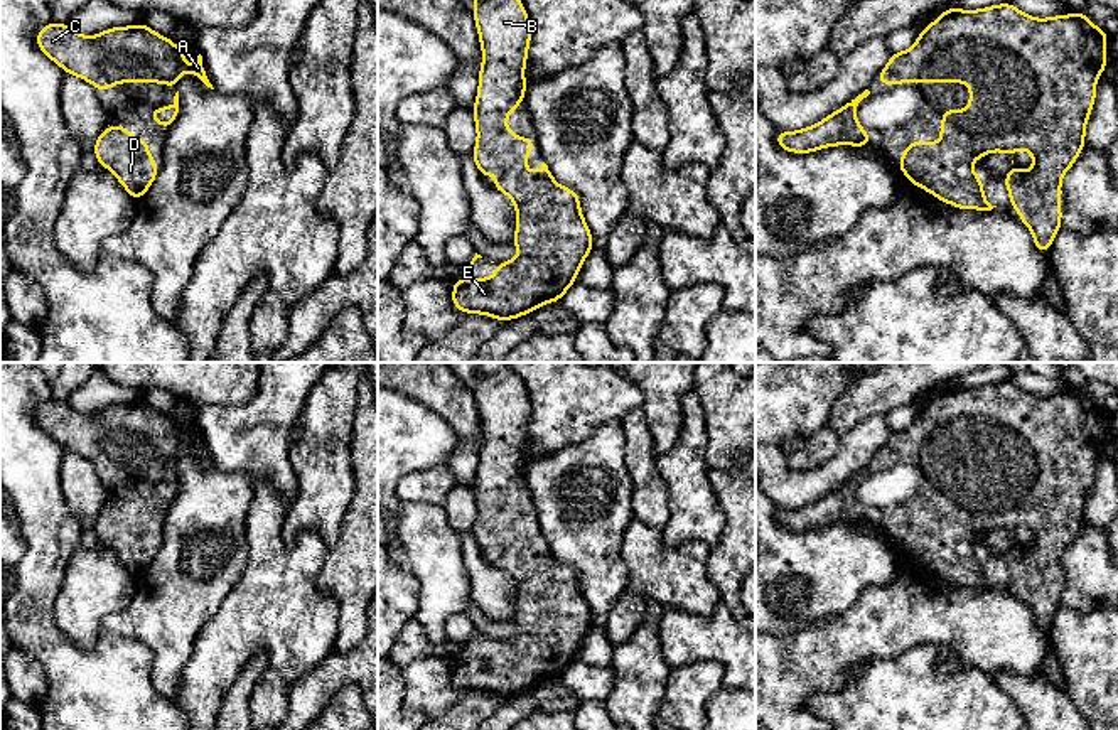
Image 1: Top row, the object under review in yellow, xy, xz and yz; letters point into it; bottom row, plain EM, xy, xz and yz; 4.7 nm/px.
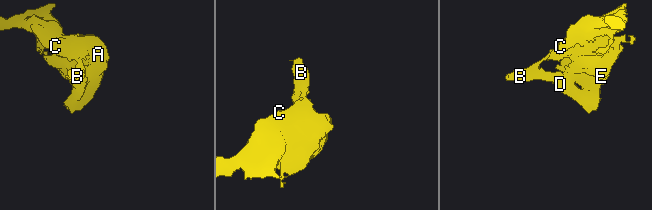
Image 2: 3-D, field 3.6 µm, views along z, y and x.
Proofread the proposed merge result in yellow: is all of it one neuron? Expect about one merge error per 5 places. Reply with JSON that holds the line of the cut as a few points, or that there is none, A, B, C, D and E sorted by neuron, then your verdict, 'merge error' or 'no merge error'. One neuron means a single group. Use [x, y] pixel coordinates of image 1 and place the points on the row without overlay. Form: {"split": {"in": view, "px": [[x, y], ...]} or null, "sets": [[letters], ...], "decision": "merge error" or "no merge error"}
{"split": null, "sets": [["A", "B", "C", "D", "E"]], "decision": "no merge error"}

